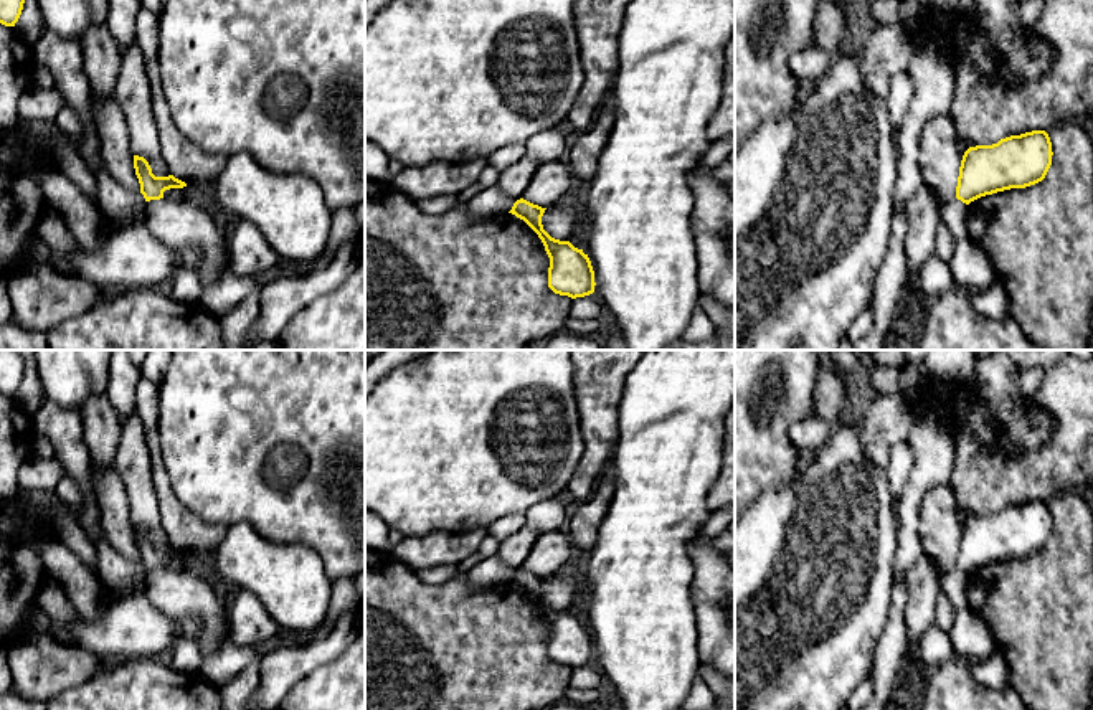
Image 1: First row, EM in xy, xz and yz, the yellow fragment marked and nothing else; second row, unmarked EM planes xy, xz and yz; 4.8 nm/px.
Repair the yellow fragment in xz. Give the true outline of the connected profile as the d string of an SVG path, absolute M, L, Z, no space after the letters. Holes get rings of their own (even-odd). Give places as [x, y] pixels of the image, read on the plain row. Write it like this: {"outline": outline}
{"outline": "M523 568L517 570L509 583L523 589L542 609L550 627L548 657L560 665L571 669L594 662L594 641L588 624L575 618L570 611L551 608L542 594L546 578L533 575Z"}

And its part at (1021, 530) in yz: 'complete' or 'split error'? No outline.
complete

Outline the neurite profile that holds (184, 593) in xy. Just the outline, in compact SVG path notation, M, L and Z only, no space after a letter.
M190 566L183 571L167 568L145 573L145 596L165 614L182 619L196 618L201 624L198 649L203 657L218 652L228 641L223 636L228 608L220 601L211 581Z

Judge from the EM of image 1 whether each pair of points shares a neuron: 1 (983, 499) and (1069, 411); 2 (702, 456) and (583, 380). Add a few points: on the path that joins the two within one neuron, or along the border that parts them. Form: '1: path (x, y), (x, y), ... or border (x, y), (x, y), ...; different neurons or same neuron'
1: path (1009, 479), (1026, 478), (1065, 438); same neuron
2: border (634, 367), (624, 380), (618, 408), (616, 441); different neurons

